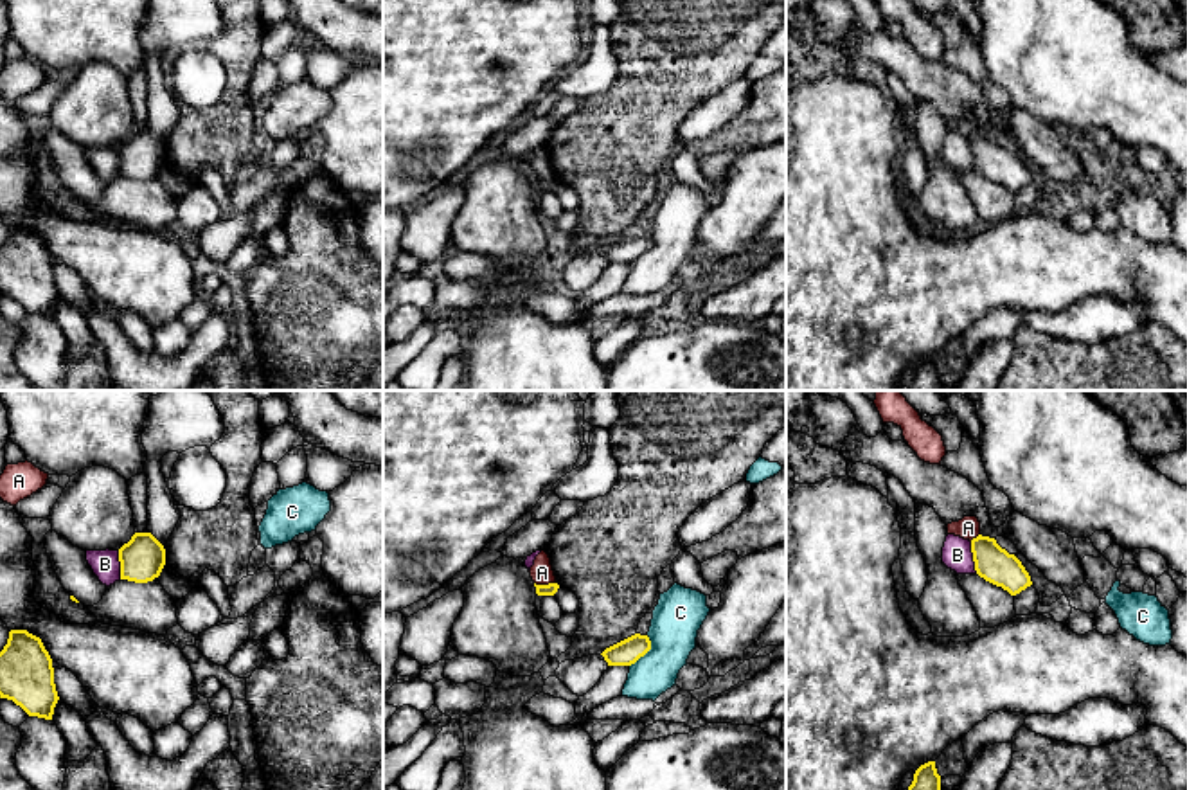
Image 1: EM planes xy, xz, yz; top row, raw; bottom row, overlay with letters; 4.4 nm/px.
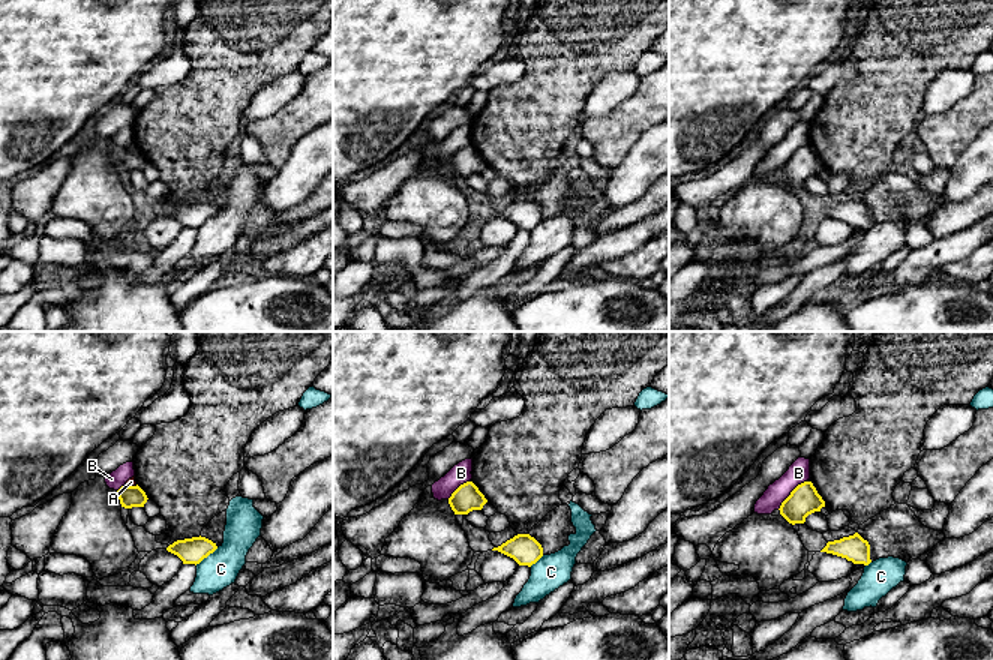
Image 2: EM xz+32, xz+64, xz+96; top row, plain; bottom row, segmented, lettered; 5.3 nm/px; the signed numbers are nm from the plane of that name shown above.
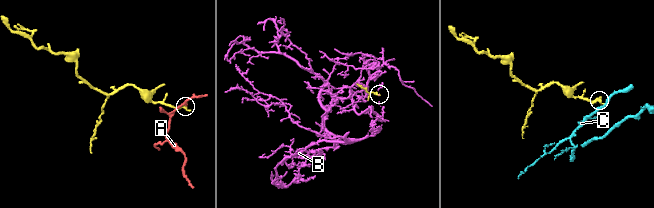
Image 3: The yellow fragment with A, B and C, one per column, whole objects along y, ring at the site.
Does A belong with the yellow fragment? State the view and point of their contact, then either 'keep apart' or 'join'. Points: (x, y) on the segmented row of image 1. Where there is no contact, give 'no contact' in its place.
contact xz (545, 585); keep apart

